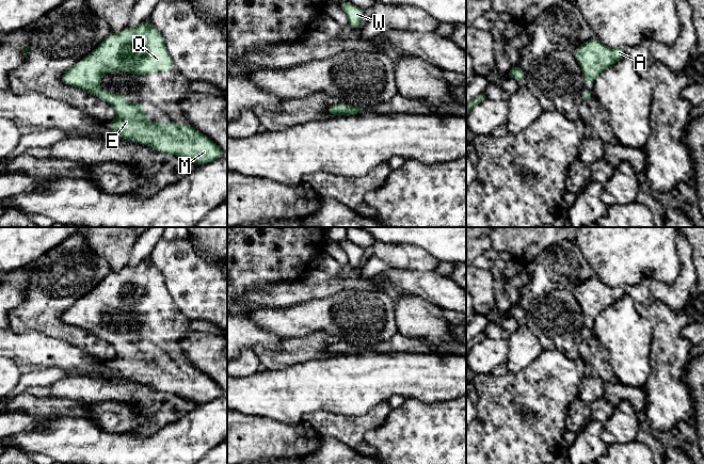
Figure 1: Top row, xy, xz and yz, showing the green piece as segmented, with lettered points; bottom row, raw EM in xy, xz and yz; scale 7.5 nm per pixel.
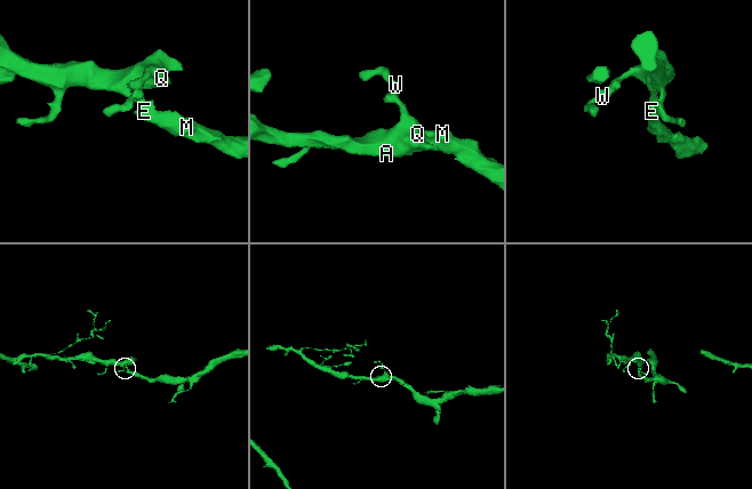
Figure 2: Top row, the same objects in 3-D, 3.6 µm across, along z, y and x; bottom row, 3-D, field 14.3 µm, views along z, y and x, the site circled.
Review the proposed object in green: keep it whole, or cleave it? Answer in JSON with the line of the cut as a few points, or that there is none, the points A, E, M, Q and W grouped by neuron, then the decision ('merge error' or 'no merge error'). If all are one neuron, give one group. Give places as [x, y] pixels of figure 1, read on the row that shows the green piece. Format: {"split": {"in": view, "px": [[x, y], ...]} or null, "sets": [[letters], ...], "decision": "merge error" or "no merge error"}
{"split": null, "sets": [["A", "E", "M", "Q", "W"]], "decision": "no merge error"}

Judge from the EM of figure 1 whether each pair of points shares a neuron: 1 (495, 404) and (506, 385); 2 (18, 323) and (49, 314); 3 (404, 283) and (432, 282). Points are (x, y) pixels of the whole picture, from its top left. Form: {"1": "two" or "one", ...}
{"1": "one", "2": "one", "3": "one"}

